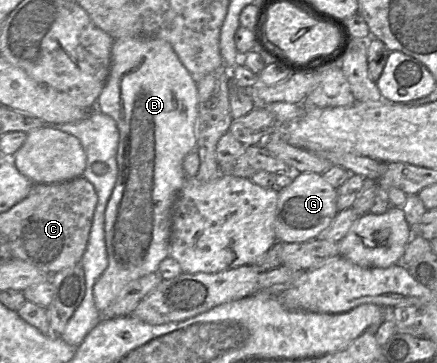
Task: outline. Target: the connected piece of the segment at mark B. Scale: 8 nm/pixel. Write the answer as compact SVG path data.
M122 37L114 39L109 76L95 107L112 117L119 130L118 175L105 211L108 266L93 287L95 306L101 313L129 282L157 272L160 262L170 255L173 206L187 178L183 160L197 146L197 82L169 42L154 37Z

